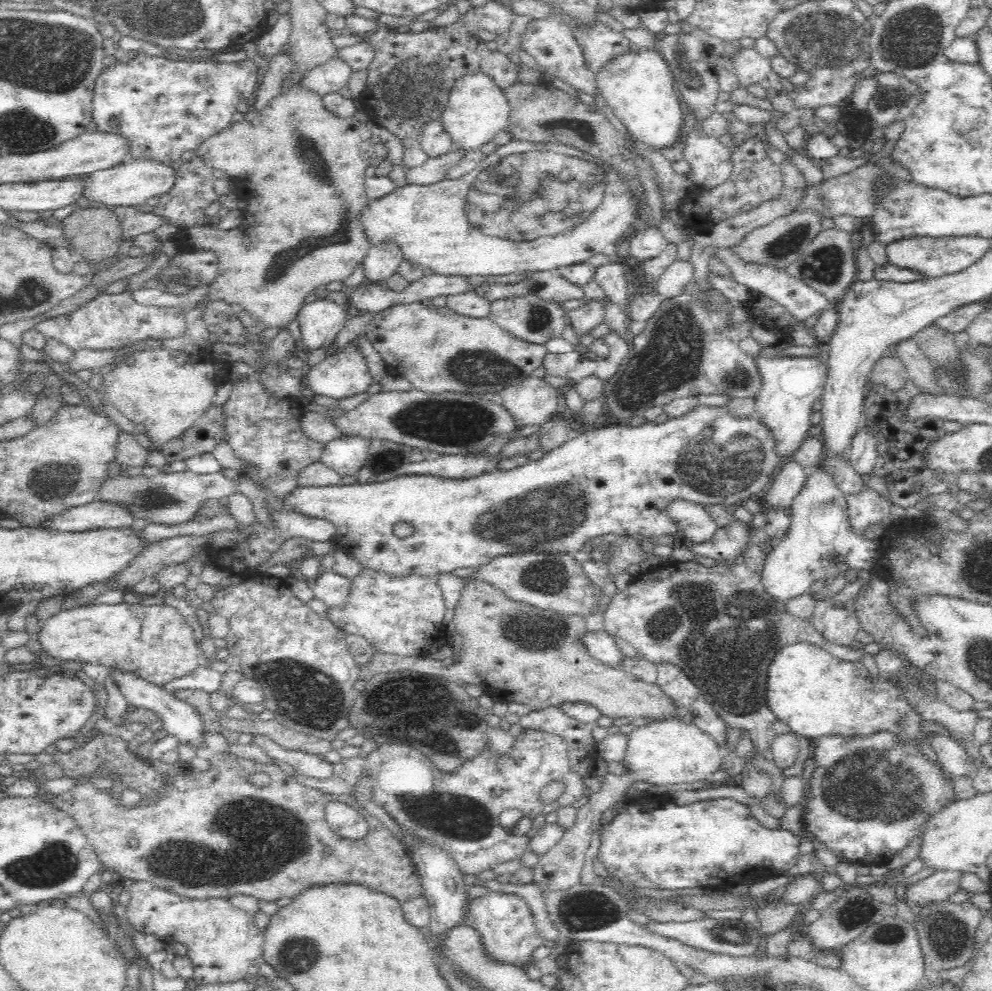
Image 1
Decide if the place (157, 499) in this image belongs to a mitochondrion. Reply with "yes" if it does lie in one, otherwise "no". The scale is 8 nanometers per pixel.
yes

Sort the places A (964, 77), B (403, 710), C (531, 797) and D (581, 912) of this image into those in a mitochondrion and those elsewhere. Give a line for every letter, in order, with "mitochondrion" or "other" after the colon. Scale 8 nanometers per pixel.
A: other
B: mitochondrion
C: other
D: mitochondrion

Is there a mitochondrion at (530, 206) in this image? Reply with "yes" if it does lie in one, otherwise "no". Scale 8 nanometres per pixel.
yes

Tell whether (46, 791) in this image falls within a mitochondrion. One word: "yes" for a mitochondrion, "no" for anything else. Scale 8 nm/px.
no

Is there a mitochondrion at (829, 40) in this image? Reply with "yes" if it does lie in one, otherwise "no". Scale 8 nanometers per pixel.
yes

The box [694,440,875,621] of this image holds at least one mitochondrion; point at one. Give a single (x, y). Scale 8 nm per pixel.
(832, 557)

